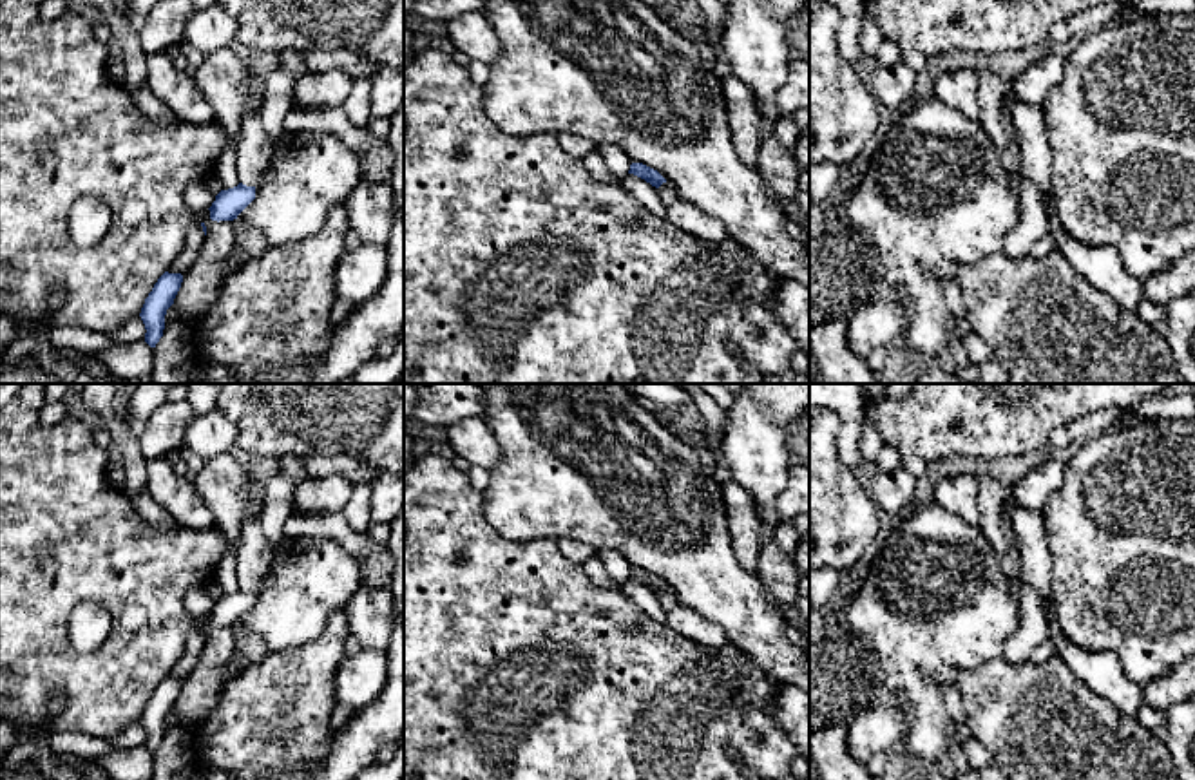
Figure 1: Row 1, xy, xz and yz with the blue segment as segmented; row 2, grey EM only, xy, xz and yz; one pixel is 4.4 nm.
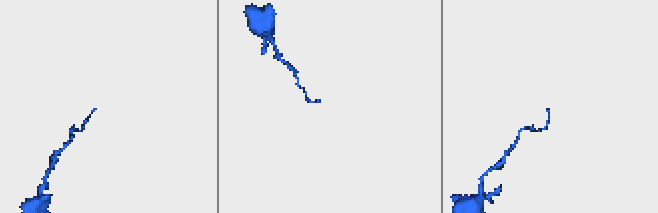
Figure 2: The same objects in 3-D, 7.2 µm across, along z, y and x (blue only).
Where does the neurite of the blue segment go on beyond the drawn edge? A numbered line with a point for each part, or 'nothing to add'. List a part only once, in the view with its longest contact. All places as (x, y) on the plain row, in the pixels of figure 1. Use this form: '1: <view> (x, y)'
nothing to add

